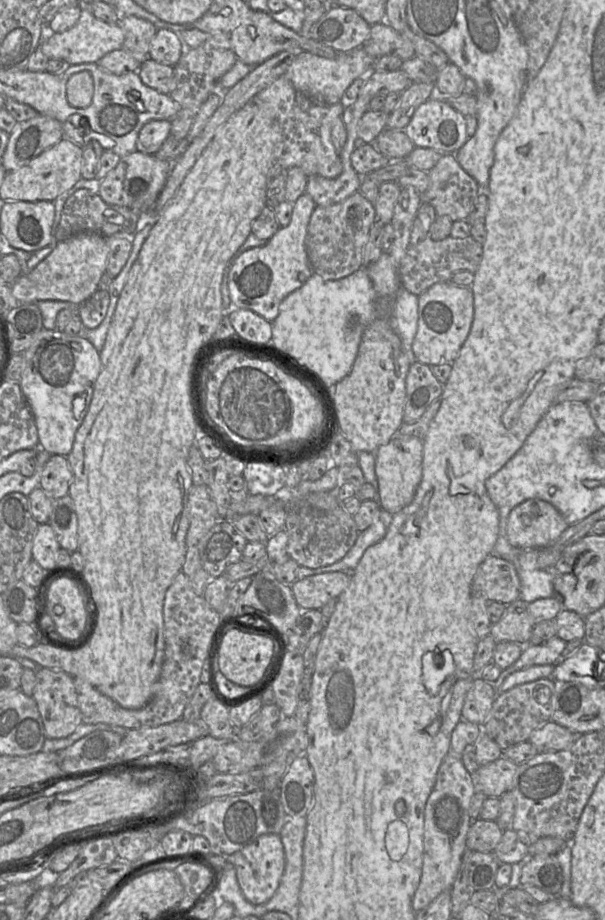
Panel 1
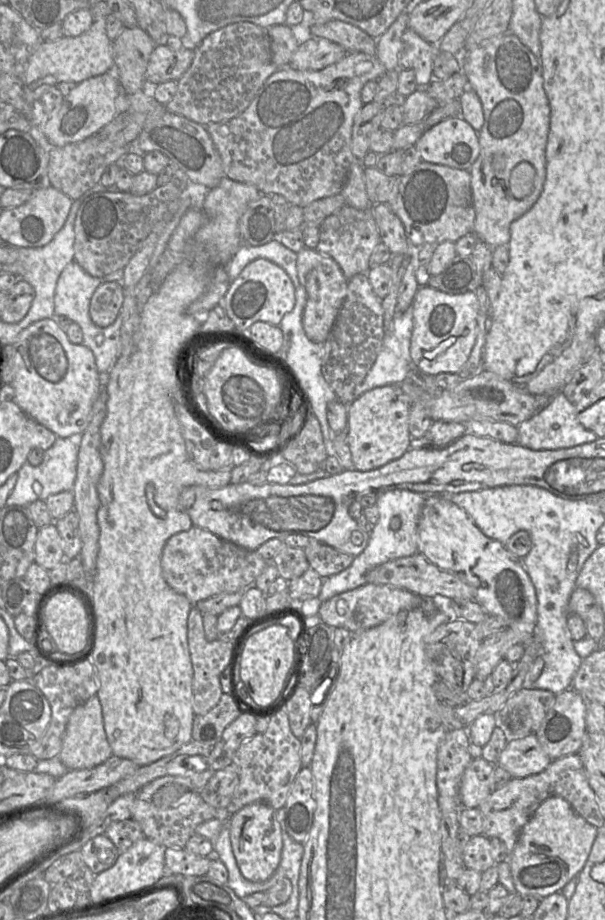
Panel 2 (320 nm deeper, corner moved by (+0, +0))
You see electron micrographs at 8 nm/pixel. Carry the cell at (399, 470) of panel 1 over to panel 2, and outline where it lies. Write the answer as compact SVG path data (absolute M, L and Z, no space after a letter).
M442 494L429 495L426 498L418 521L417 534L418 553L440 569L452 572L466 580L475 590L474 599L486 613L501 617L508 628L512 628L520 636L520 642L525 646L532 640L537 624L537 596L522 559L509 552L499 541L483 534L464 509L446 499Z

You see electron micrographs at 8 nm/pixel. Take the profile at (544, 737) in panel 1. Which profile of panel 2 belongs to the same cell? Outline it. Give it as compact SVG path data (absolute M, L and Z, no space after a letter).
M530 734L509 741L502 751L497 765L508 771L513 778L525 778L543 772L551 762L551 758L543 750L536 734Z

